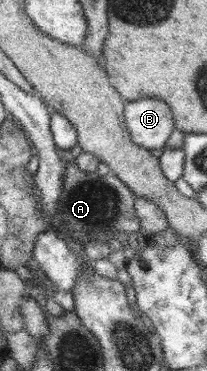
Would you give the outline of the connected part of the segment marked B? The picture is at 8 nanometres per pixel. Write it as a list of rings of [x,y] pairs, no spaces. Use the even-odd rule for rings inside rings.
[[[160,99],[125,100],[124,116],[131,139],[148,150],[164,149],[176,128],[171,108]]]

